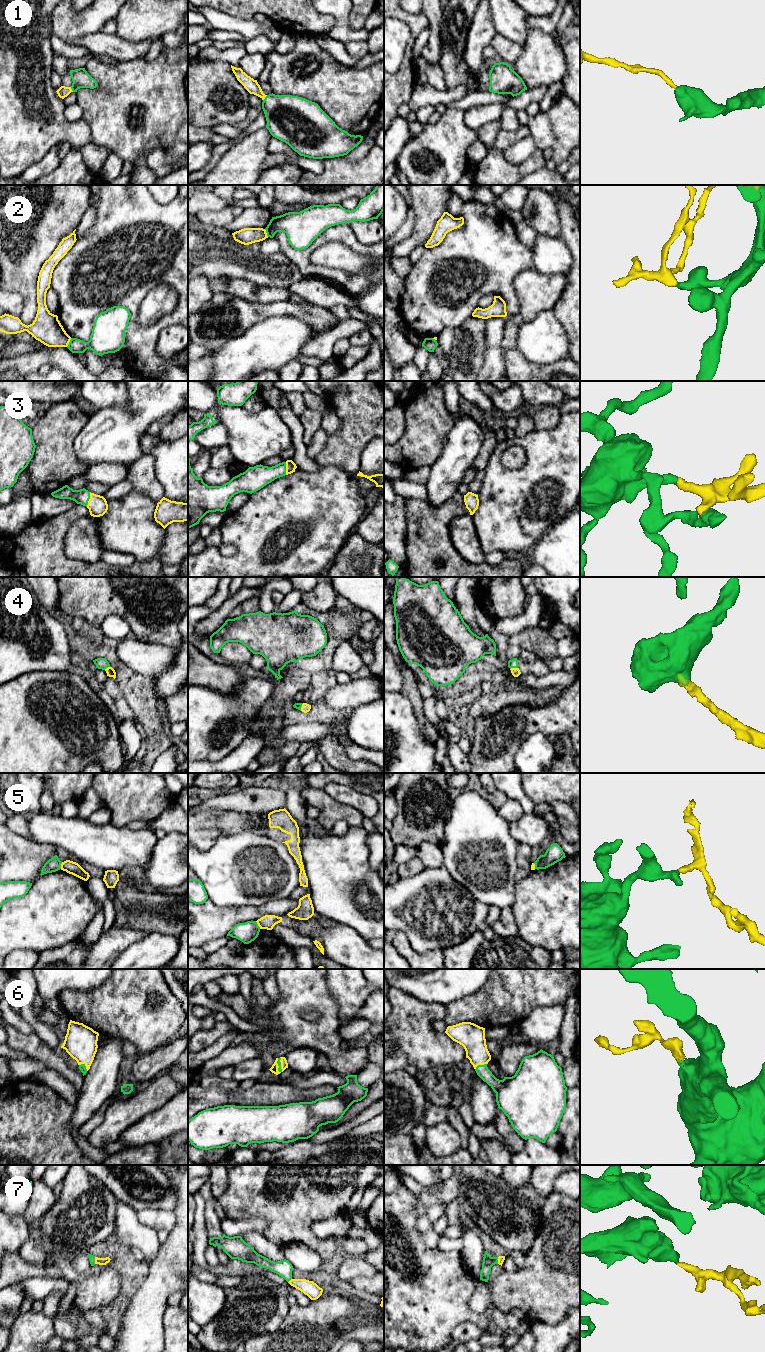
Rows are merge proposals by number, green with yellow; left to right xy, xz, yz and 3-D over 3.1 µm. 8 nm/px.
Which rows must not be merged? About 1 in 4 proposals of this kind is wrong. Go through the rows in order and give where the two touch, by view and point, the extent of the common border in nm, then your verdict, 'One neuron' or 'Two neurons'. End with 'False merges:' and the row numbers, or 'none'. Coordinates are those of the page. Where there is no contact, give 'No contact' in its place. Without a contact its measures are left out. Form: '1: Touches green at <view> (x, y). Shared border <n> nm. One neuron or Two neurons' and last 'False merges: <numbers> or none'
1: Touches green at xz (265, 98). Shared border 60 nm. One neuron
2: Touches green at xy (69, 342). Shared border 80 nm. Two neurons
3: Touches green at xy (89, 498). Shared border 120 nm. One neuron
4: Touches green at yz (513, 667). Shared border 70 nm. One neuron
5: Touches green at xz (257, 925). Shared border 80 nm. Two neurons
6: Touches green at yz (480, 1065). Shared border 110 nm. One neuron
7: Touches green at xy (94, 1260). Shared border 60 nm. One neuron
False merges: 2, 5

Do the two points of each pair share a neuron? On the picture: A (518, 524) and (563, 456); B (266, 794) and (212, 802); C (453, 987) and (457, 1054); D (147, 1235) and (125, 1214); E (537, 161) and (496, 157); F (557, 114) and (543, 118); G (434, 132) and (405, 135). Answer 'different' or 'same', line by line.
A: same
B: same
C: different
D: same
E: same
F: different
G: different

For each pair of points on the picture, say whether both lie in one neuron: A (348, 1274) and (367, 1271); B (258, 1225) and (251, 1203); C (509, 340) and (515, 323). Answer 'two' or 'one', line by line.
A: one
B: two
C: one

